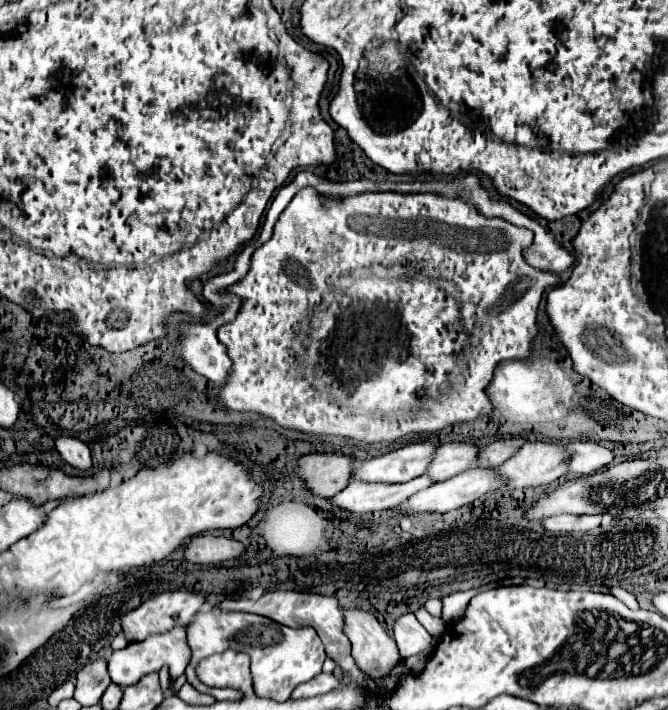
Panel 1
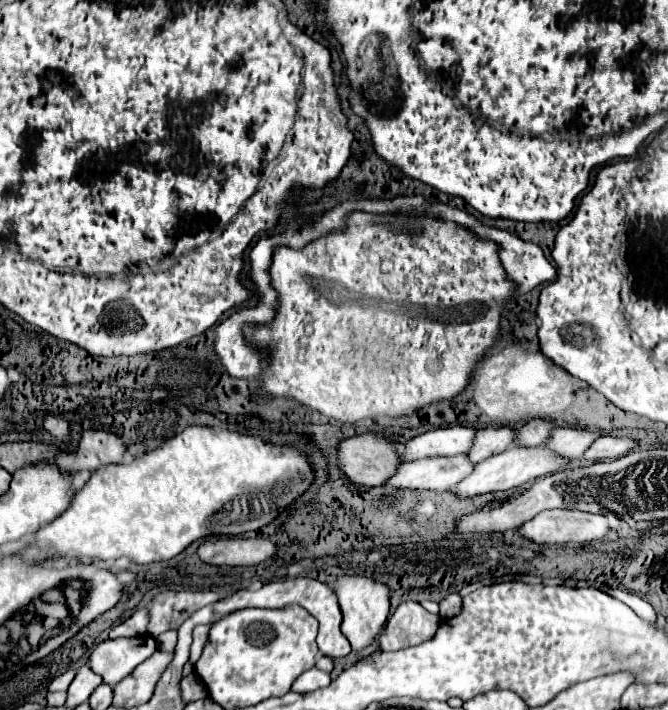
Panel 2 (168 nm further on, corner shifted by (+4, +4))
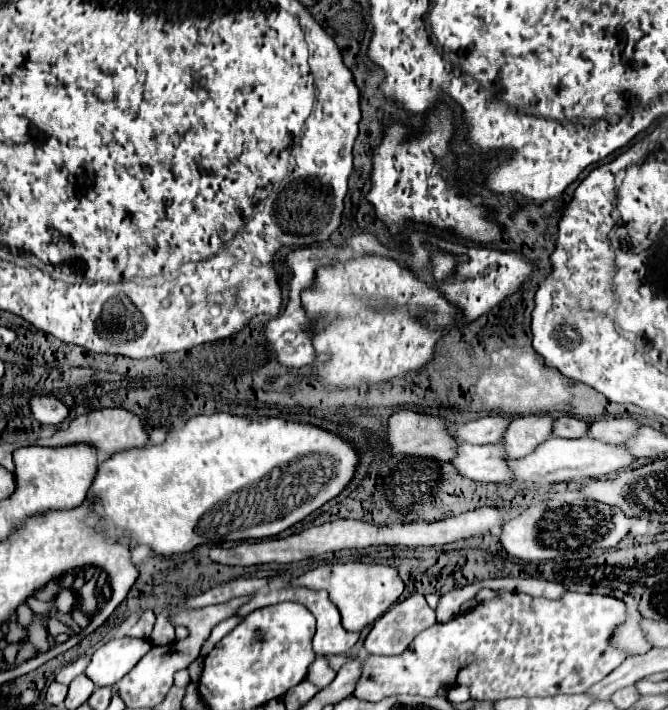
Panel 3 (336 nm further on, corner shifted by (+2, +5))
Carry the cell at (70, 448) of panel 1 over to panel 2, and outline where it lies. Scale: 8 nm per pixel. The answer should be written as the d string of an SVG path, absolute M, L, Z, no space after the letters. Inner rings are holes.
M47 414L45 416L45 420L43 420L43 428L47 430L47 432L51 432L57 440L61 440L61 442L69 442L69 426L67 426L67 422L61 418L61 416L53 416L53 414Z

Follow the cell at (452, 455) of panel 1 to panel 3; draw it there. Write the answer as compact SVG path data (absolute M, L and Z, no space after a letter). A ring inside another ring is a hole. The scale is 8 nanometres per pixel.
M525 415L515 417L503 439L499 441L507 459L517 459L527 453L531 453L539 443L551 437L553 429L553 417L551 415Z

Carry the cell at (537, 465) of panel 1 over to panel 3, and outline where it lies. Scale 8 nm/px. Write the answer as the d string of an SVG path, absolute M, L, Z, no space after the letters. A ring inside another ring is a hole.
M617 417L617 419L603 419L603 421L593 421L587 437L611 443L611 445L619 445L623 441L627 441L629 437L633 437L635 429L639 427L637 421L627 419L627 417Z

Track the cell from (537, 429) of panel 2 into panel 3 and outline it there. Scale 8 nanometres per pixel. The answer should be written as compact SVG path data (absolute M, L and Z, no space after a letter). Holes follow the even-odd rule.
M565 415L565 417L559 417L555 421L553 435L555 437L565 437L565 439L577 439L577 437L583 437L587 433L587 429L589 429L587 421Z

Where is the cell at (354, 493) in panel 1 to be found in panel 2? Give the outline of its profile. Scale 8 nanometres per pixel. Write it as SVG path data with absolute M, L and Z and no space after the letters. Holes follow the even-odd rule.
M433 456L409 462L399 468L385 486L415 488L415 490L449 490L473 472L475 464L465 456Z

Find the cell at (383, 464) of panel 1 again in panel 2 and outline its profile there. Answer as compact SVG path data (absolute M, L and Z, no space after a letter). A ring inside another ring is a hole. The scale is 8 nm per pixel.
M447 426L429 430L415 436L401 448L403 462L413 462L427 456L455 456L457 452L467 452L473 446L475 428L467 426Z

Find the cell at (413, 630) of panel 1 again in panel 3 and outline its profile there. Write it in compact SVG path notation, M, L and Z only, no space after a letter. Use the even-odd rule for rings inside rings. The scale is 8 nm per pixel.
M411 595L405 601L397 601L383 617L379 617L373 623L371 633L365 639L365 649L373 655L399 655L401 651L407 649L407 645L415 639L415 635L419 635L421 631L425 631L433 623L435 623L435 611L427 605L425 597Z

